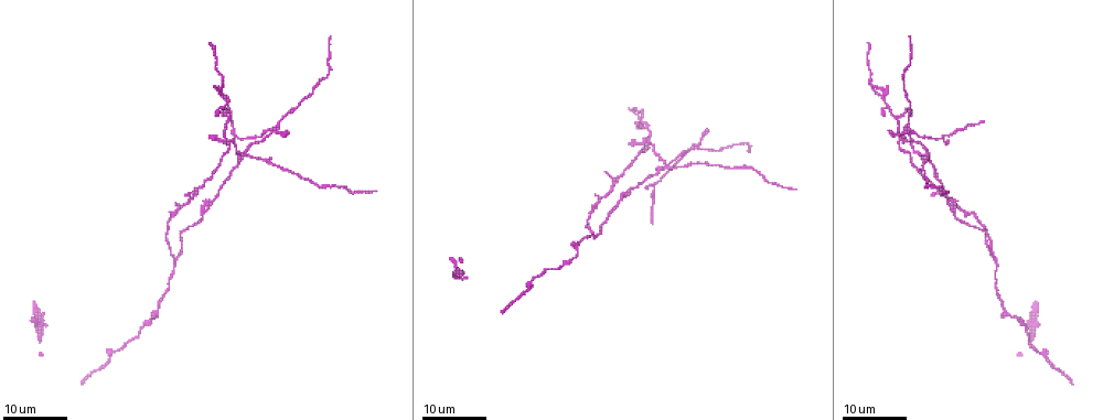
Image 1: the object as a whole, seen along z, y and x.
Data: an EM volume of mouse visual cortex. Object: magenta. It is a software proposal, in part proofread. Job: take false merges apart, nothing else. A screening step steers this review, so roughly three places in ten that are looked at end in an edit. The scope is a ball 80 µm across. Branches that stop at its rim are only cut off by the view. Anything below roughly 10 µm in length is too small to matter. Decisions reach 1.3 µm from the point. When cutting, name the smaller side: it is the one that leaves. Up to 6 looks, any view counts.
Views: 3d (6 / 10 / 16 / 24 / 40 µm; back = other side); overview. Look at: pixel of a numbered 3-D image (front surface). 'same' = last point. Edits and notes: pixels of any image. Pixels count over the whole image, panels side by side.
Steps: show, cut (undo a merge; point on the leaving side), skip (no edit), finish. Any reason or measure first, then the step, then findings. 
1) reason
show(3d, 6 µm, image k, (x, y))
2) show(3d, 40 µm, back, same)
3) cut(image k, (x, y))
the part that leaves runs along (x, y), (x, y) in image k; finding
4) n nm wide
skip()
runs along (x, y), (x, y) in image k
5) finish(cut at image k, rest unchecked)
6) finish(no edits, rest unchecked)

three-way junction
show(3d, 24 µm, image 1, (173, 257))

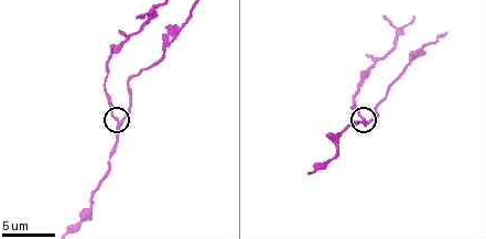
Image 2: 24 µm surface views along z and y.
zoom in
show(3d, 6 µm, image 2, (117, 123))

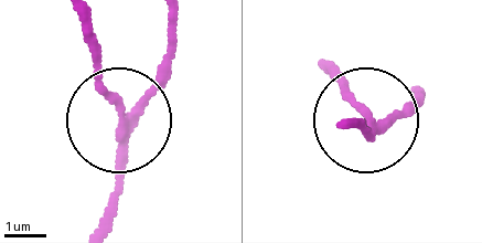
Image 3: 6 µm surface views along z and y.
cut(image 3, (100, 76))
the part that leaves runs along (118, 128), (79, 17) in image 3; a second cell is stuck on

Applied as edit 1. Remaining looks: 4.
show(overview)

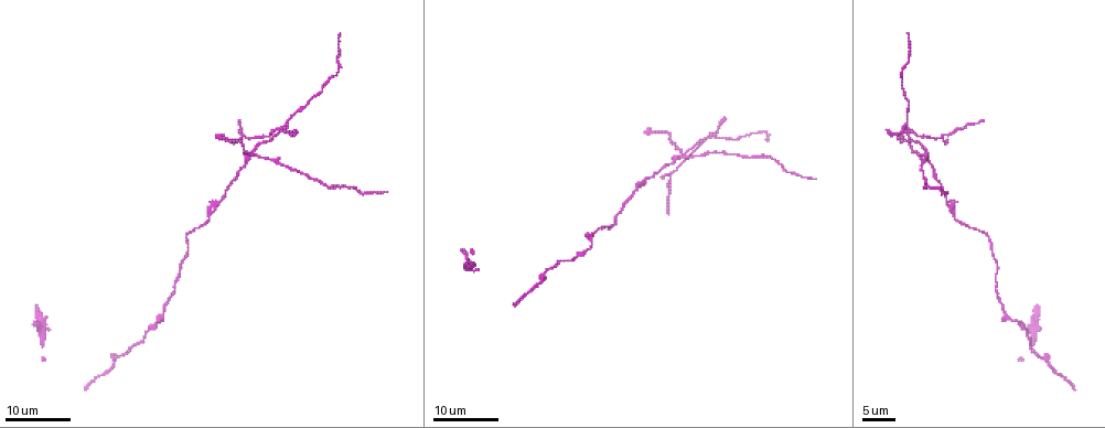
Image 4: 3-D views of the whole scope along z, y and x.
show(3d, 16 µm, image 4, (163, 307))

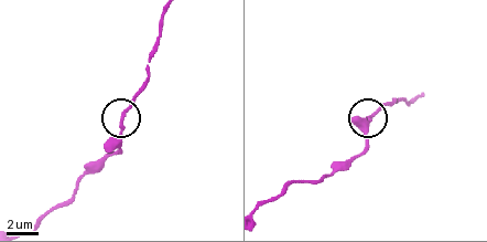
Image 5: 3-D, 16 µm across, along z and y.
show(3d, 6 µm, image 5, (368, 116))

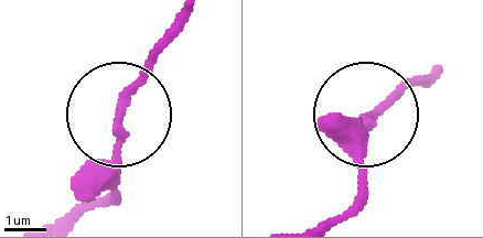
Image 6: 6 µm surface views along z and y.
skip()
runs along (433, 72), (363, 114), (363, 170) in image 6; one cell here

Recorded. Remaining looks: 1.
calibre changes
show(3d, 6 µm, image 2, (426, 43))

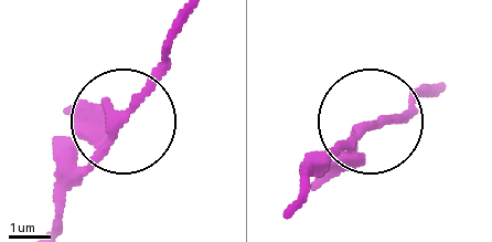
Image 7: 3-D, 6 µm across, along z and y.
skip()
one cell here

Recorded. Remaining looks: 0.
finish(cut at image 3, rest unchecked)

